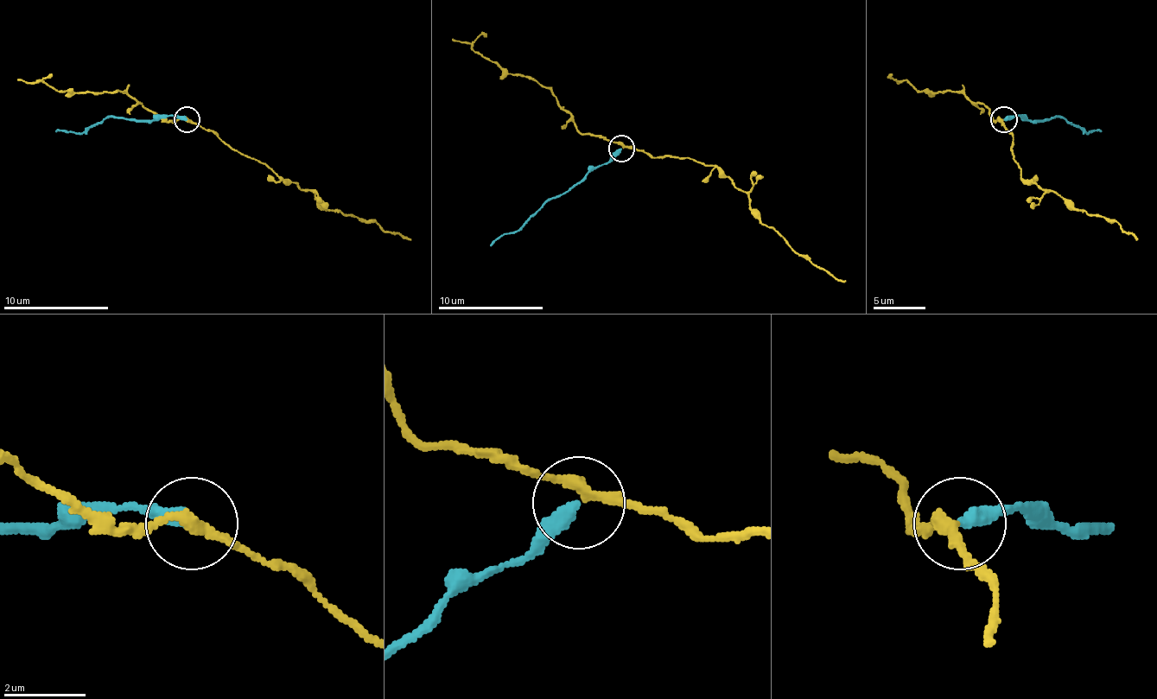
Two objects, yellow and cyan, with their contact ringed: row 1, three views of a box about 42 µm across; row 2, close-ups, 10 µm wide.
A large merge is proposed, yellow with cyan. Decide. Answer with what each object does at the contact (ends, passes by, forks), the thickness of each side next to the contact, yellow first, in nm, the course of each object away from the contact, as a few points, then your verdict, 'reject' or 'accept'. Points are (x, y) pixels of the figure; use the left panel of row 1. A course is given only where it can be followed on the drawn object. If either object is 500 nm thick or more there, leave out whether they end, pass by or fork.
yellow passes by | cyan ends | 260/360 nm | yellow via (187, 120), (213, 130), (279, 175), (311, 188), (327, 209), (360, 217), (410, 241) | cyan via (187, 120), (172, 115), (155, 115), (150, 120), (104, 117), (83, 133), (56, 130) | reject

